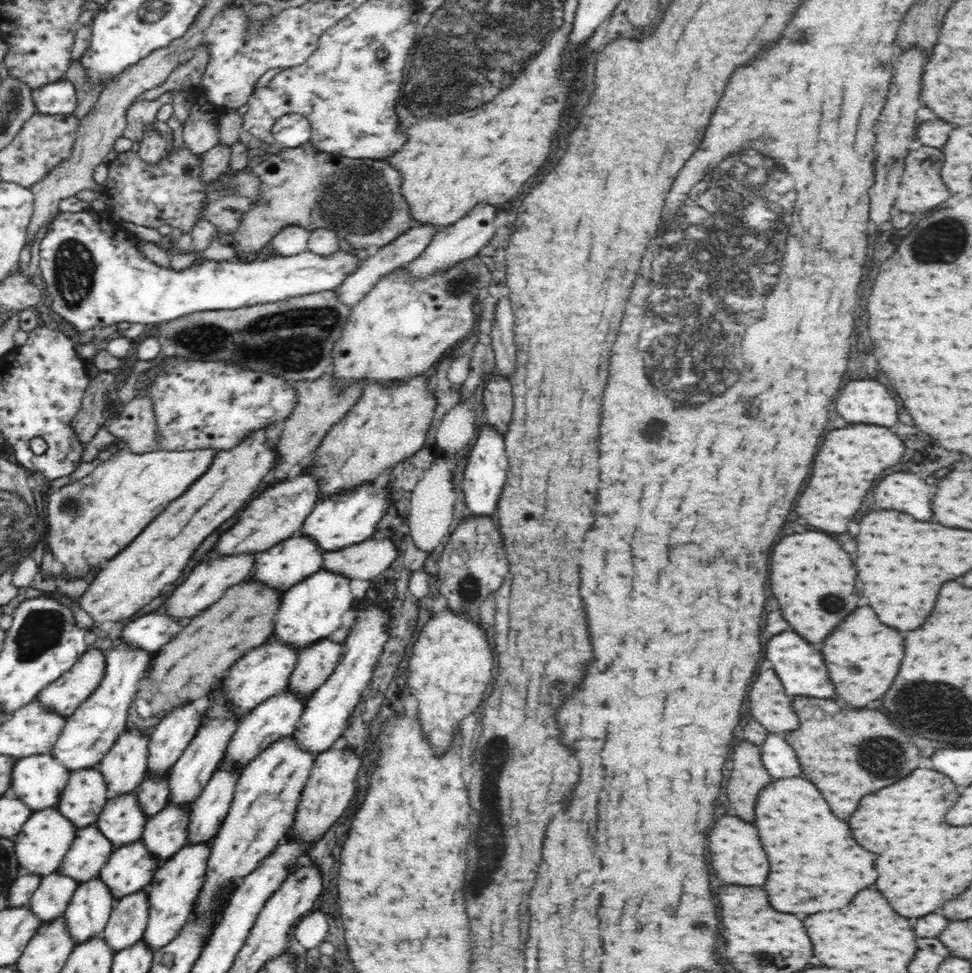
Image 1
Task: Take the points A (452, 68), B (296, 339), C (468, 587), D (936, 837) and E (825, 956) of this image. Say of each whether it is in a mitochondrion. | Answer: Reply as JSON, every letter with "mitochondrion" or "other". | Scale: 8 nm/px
{"A":"mitochondrion","B":"mitochondrion","C":"mitochondrion","D":"other","E":"other"}

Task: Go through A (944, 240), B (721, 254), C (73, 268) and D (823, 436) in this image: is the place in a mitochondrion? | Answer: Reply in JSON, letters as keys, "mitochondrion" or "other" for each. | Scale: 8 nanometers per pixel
{"A":"mitochondrion","B":"mitochondrion","C":"mitochondrion","D":"other"}

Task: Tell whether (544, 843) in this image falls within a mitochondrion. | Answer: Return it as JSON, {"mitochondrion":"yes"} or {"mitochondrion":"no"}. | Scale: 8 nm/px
{"mitochondrion":"no"}

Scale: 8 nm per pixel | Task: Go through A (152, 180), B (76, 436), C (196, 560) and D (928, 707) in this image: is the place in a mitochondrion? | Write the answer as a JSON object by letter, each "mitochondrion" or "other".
{"A":"other","B":"other","C":"other","D":"mitochondrion"}

